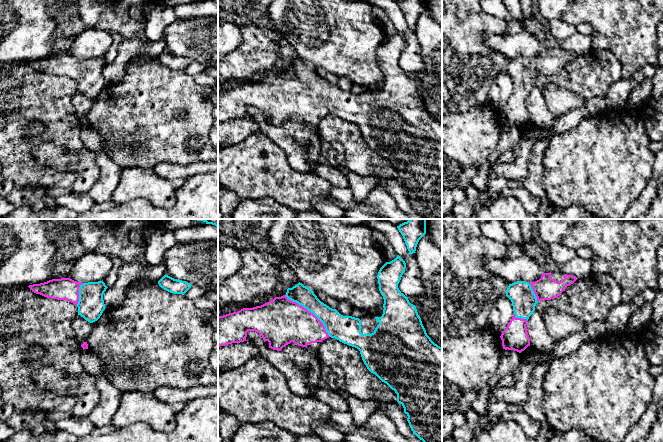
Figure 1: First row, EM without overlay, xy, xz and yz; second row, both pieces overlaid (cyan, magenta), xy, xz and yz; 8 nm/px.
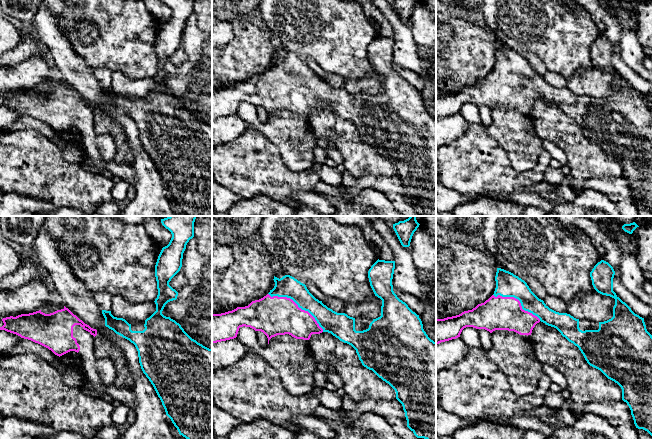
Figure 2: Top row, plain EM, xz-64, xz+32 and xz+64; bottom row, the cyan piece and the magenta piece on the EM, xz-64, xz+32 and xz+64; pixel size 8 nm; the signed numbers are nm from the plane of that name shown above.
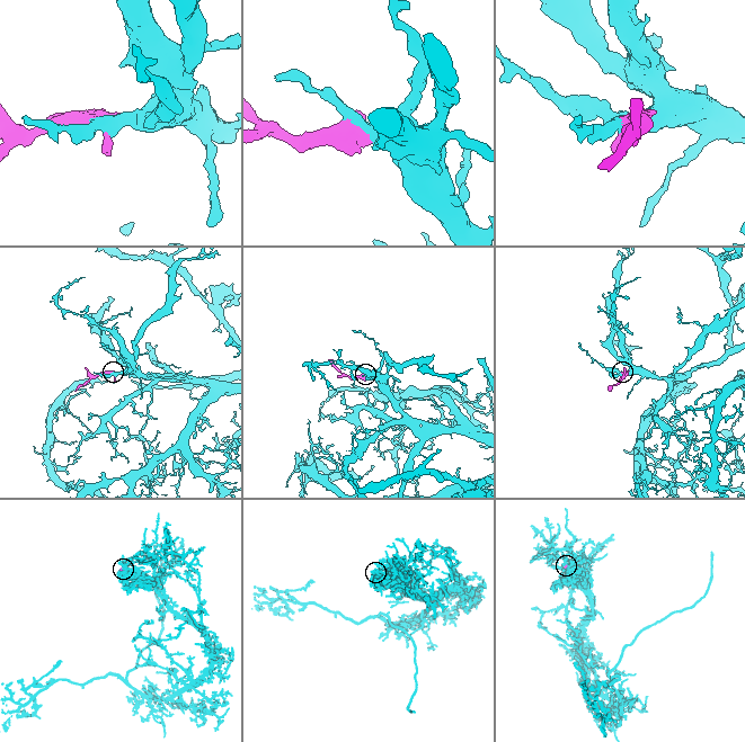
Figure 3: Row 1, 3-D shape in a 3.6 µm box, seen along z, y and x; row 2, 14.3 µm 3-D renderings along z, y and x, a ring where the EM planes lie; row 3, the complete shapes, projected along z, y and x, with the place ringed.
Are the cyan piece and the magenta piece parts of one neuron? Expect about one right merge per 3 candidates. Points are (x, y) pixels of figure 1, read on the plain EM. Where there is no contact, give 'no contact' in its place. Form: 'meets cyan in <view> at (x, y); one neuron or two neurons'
meets cyan in xz at (310, 87); one neuron

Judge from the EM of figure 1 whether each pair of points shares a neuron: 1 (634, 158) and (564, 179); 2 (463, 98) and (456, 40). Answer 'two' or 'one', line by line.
1: one
2: one

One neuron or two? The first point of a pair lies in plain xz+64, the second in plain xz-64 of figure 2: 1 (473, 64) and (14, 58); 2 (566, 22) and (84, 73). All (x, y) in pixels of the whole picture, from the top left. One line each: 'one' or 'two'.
1: one
2: two

